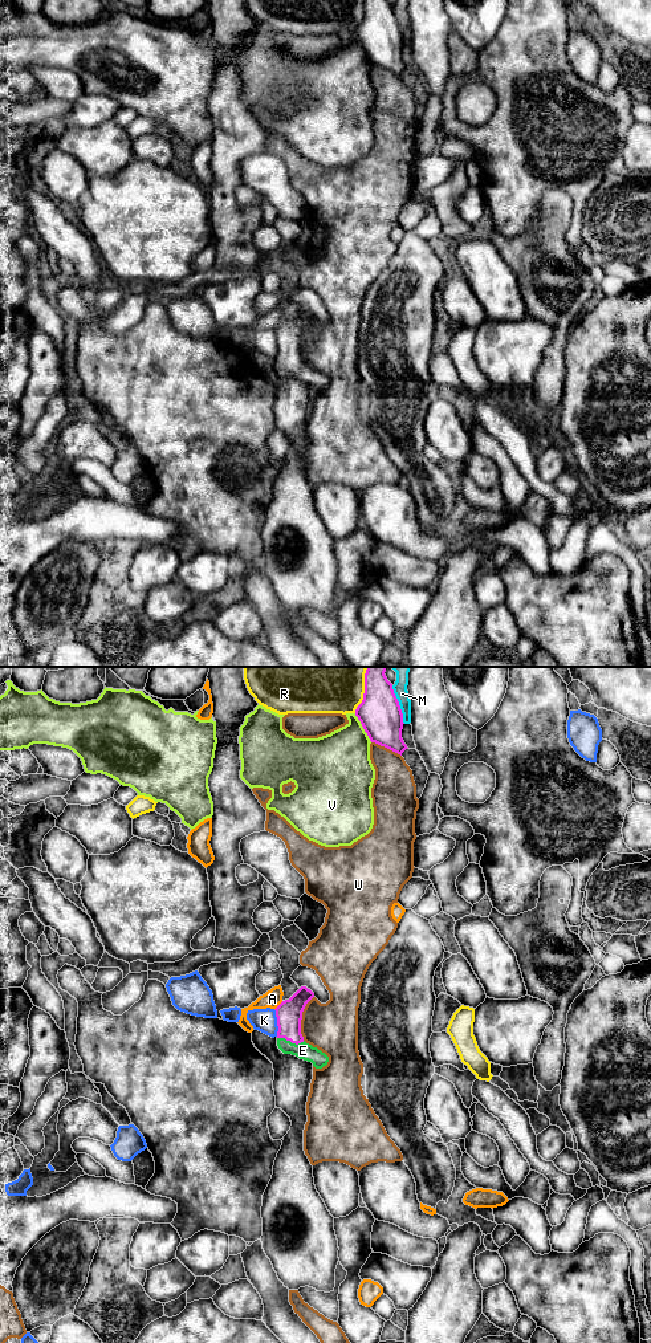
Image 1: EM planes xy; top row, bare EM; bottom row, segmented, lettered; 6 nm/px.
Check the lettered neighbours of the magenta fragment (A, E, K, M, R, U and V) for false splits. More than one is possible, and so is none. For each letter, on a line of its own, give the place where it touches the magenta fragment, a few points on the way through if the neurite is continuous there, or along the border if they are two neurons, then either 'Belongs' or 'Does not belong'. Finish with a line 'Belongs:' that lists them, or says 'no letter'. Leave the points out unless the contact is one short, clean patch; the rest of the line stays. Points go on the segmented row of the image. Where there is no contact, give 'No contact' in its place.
A: Touches magenta at xy (279, 1005). Boundary: xy (283, 1001), (275, 1009). Does not belong
E: Touches magenta at xy (291, 1041). Path across: xy (289, 1013), (291, 1041), (302, 1050). Belongs
K: Touches magenta at xy (277, 1022). Boundary: xy (273, 1009), (277, 1017), (277, 1036). Does not belong
M: Touches magenta at xy (398, 704). Does not belong
R: Touches magenta at xy (365, 690). Does not belong
U: Touches magenta at xy (301, 1018). Does not belong
V: Touches magenta at xy (363, 728). Does not belong
Belongs: E

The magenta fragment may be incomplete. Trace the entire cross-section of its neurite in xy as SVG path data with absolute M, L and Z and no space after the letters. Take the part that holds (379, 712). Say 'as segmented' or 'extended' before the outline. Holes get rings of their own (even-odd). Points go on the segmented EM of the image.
as segmented | M367 667L363 700L357 707L355 716L371 742L402 756L408 749L402 738L403 713L392 684L385 675L386 668Z

